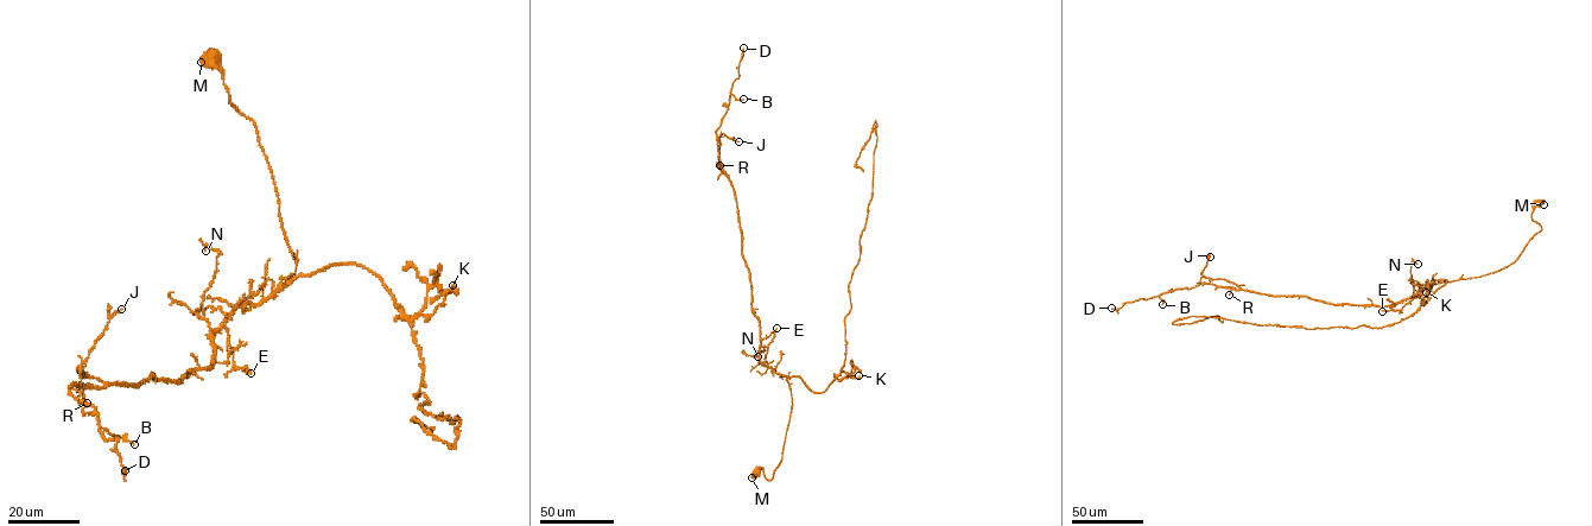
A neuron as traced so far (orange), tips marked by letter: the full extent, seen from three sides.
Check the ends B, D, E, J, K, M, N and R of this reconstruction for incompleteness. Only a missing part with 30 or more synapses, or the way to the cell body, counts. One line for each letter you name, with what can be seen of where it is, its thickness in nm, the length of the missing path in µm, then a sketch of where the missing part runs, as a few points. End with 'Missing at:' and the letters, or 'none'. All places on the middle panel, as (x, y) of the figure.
Missing at: none

